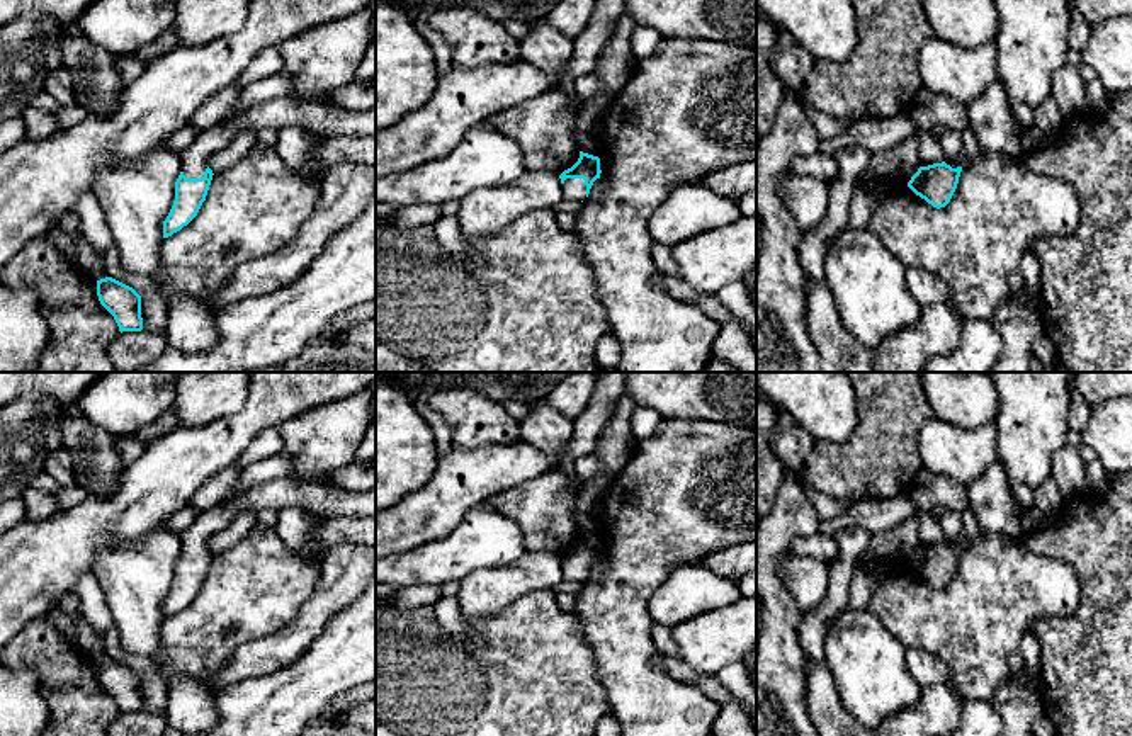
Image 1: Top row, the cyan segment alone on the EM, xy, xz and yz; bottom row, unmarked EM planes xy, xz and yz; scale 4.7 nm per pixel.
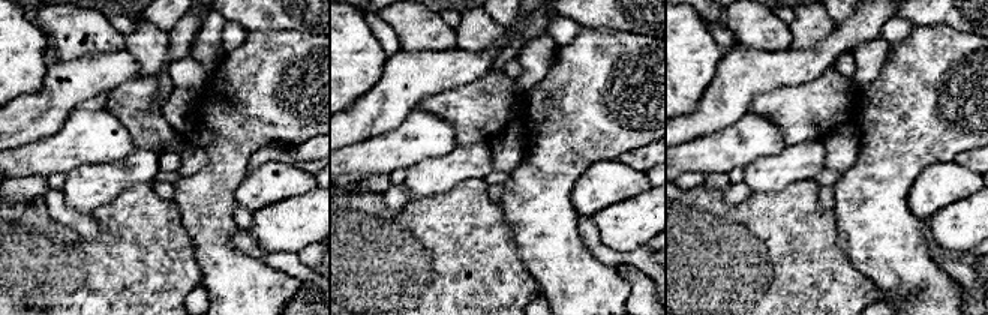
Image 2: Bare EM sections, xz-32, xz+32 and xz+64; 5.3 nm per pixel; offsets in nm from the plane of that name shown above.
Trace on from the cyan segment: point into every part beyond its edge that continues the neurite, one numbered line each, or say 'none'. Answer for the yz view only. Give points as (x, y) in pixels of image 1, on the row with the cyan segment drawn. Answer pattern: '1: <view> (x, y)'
1: yz (950, 141)

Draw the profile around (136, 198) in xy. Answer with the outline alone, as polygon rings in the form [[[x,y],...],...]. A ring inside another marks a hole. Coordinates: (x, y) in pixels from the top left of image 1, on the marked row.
[[[168,148],[153,150],[139,161],[100,170],[93,182],[114,245],[126,272],[165,287],[161,277],[163,221],[175,201],[182,158]]]

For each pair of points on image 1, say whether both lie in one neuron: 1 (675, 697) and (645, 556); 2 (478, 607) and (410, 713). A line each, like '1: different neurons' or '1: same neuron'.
1: same neuron
2: different neurons

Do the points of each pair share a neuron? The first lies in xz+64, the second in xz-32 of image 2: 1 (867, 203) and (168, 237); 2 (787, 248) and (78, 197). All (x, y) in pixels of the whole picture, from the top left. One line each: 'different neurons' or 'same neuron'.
1: different neurons
2: different neurons

